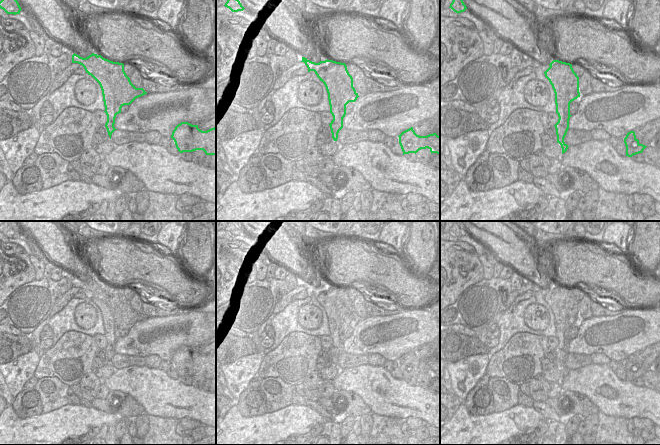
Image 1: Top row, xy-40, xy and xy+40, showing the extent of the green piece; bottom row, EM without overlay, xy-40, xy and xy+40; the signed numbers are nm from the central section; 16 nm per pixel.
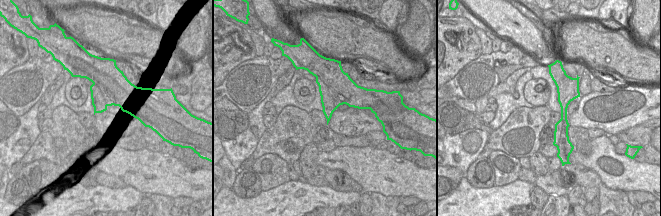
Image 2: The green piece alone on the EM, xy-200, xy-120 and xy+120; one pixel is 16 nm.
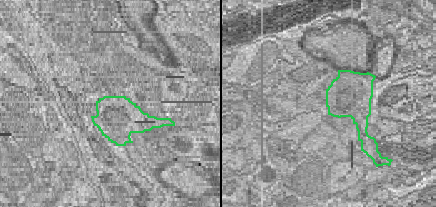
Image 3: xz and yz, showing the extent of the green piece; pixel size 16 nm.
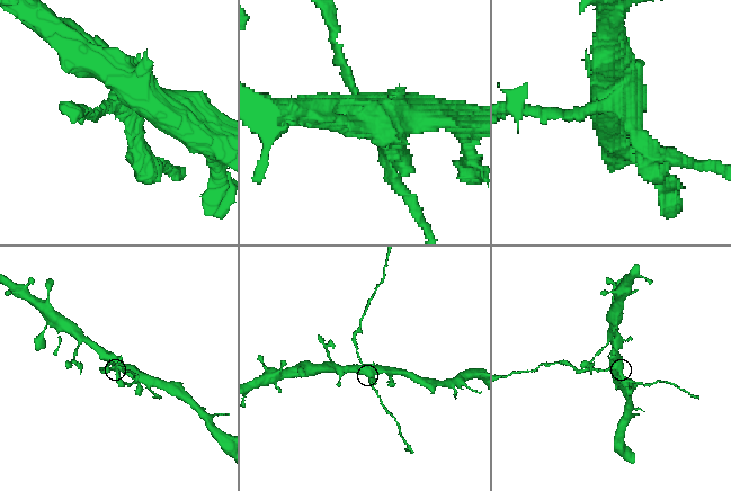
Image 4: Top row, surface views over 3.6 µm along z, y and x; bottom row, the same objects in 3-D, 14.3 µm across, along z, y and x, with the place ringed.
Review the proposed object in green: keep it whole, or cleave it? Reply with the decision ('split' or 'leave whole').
split

